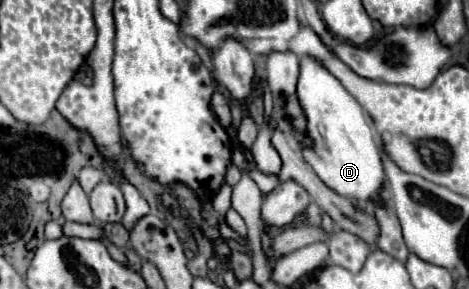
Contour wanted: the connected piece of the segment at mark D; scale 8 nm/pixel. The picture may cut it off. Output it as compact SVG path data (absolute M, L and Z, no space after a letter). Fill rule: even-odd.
M309 56L301 58L297 98L307 116L309 136L313 138L313 148L301 148L301 154L313 166L323 184L339 196L355 198L359 202L377 202L381 188L385 186L385 172L371 122L361 104L331 72L321 66L321 62ZM319 126L325 128L323 134L319 132Z

